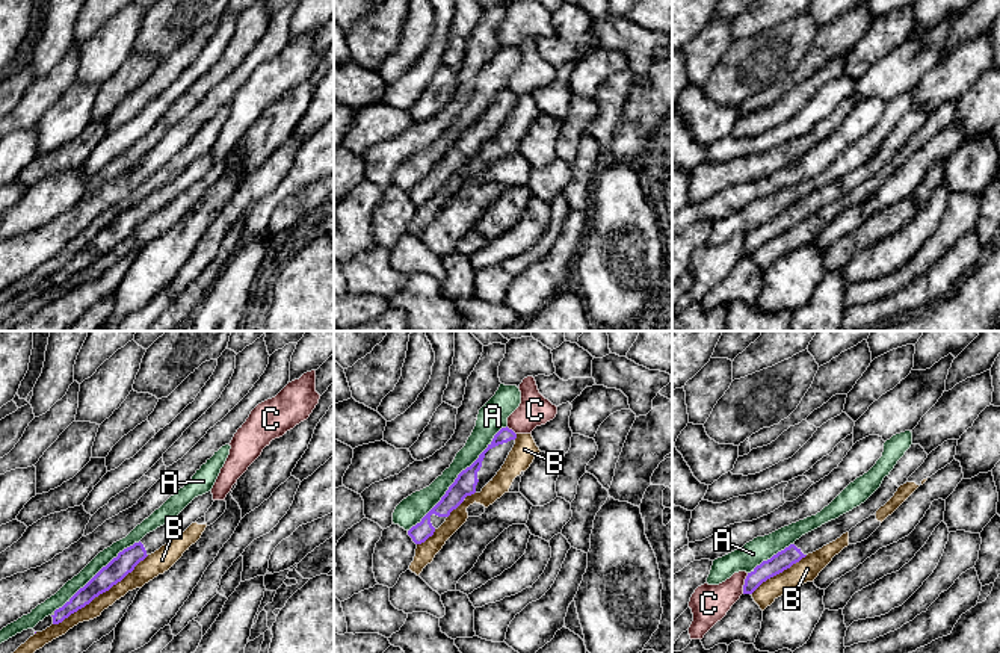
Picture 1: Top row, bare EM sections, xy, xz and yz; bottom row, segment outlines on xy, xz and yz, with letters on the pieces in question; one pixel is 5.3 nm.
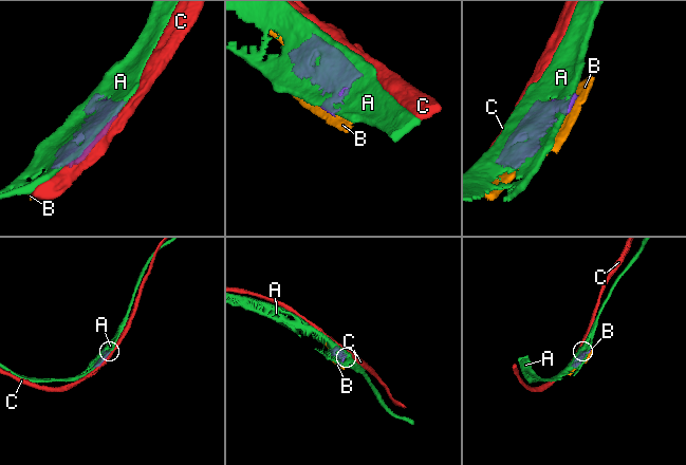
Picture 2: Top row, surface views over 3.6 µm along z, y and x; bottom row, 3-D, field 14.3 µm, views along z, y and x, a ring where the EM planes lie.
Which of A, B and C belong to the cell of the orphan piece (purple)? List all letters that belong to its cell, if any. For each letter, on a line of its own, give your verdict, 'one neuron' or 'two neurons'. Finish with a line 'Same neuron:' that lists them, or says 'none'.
A: two neurons
B: two neurons
C: two neurons
Same neuron: none

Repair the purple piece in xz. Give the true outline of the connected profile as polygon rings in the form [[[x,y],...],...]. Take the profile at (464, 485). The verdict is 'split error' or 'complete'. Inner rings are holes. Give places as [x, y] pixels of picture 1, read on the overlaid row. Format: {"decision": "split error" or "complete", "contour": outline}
{"decision": "split error", "contour": [[[508,426],[502,428],[494,435],[492,441],[479,458],[458,475],[441,500],[421,518],[420,523],[408,531],[408,535],[415,544],[421,544],[432,537],[467,496],[480,493],[482,488],[492,481],[512,450],[515,438],[517,434]]]}

